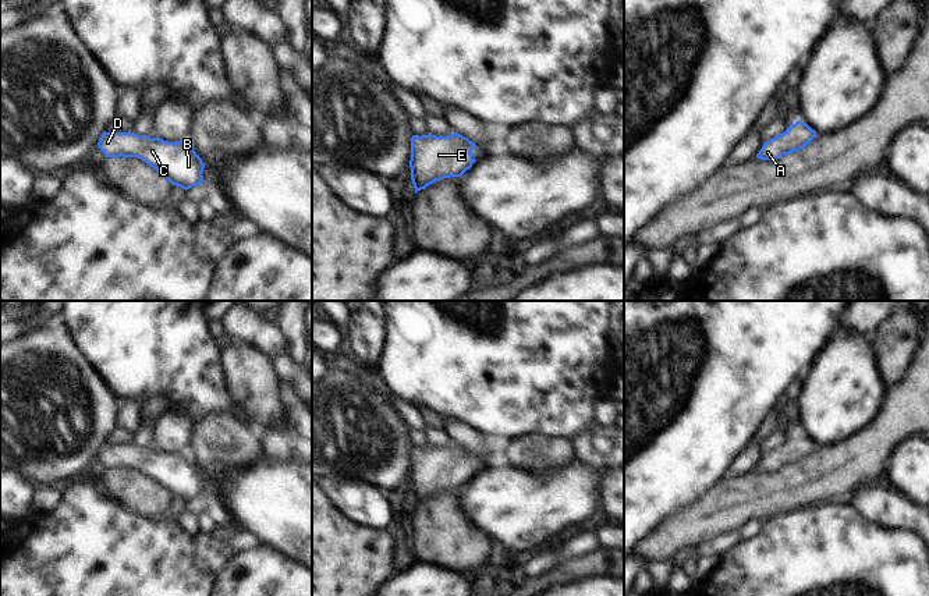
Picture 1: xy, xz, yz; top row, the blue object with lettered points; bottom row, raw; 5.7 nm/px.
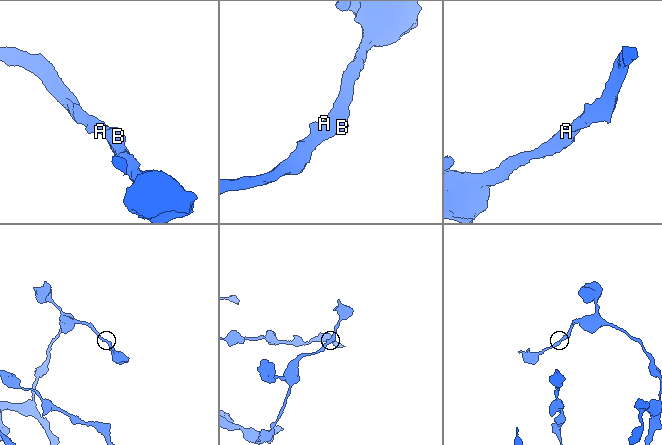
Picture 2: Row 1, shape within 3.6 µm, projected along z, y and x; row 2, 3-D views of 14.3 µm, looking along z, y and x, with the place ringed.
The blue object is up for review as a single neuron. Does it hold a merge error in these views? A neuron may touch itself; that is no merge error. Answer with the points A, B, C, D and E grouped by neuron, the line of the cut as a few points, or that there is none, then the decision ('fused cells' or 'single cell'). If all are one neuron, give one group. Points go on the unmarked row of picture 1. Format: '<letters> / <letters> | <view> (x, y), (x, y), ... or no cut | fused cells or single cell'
A B C D E | no cut | single cell

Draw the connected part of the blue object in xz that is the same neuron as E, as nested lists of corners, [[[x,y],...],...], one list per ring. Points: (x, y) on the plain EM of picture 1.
[[[457,444],[447,448],[412,447],[409,479],[415,505],[443,490],[461,489],[476,473],[471,466],[474,461],[478,461],[476,457]]]

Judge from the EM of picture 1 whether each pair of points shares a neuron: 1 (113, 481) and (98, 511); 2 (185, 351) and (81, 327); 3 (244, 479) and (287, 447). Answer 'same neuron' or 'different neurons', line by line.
1: different neurons
2: same neuron
3: different neurons

